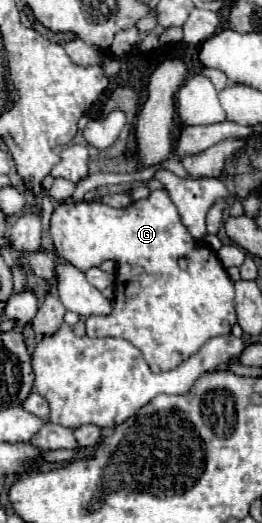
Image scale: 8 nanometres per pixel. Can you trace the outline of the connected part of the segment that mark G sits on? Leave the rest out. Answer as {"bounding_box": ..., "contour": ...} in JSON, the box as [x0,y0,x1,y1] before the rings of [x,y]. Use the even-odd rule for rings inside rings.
{"bounding_box":[50,191,236,373],"contour":[[[152,191],[148,199],[136,201],[126,209],[112,209],[100,201],[58,203],[52,213],[50,233],[54,247],[62,259],[74,267],[86,271],[108,259],[118,263],[118,281],[114,283],[114,307],[110,315],[88,317],[86,331],[90,337],[120,337],[140,349],[144,361],[154,373],[170,371],[178,367],[188,355],[194,355],[214,335],[228,335],[236,323],[234,307],[234,283],[218,261],[216,253],[188,235],[188,229],[180,223],[180,215],[166,191]],[[186,257],[188,267],[180,269],[178,259]]]}

